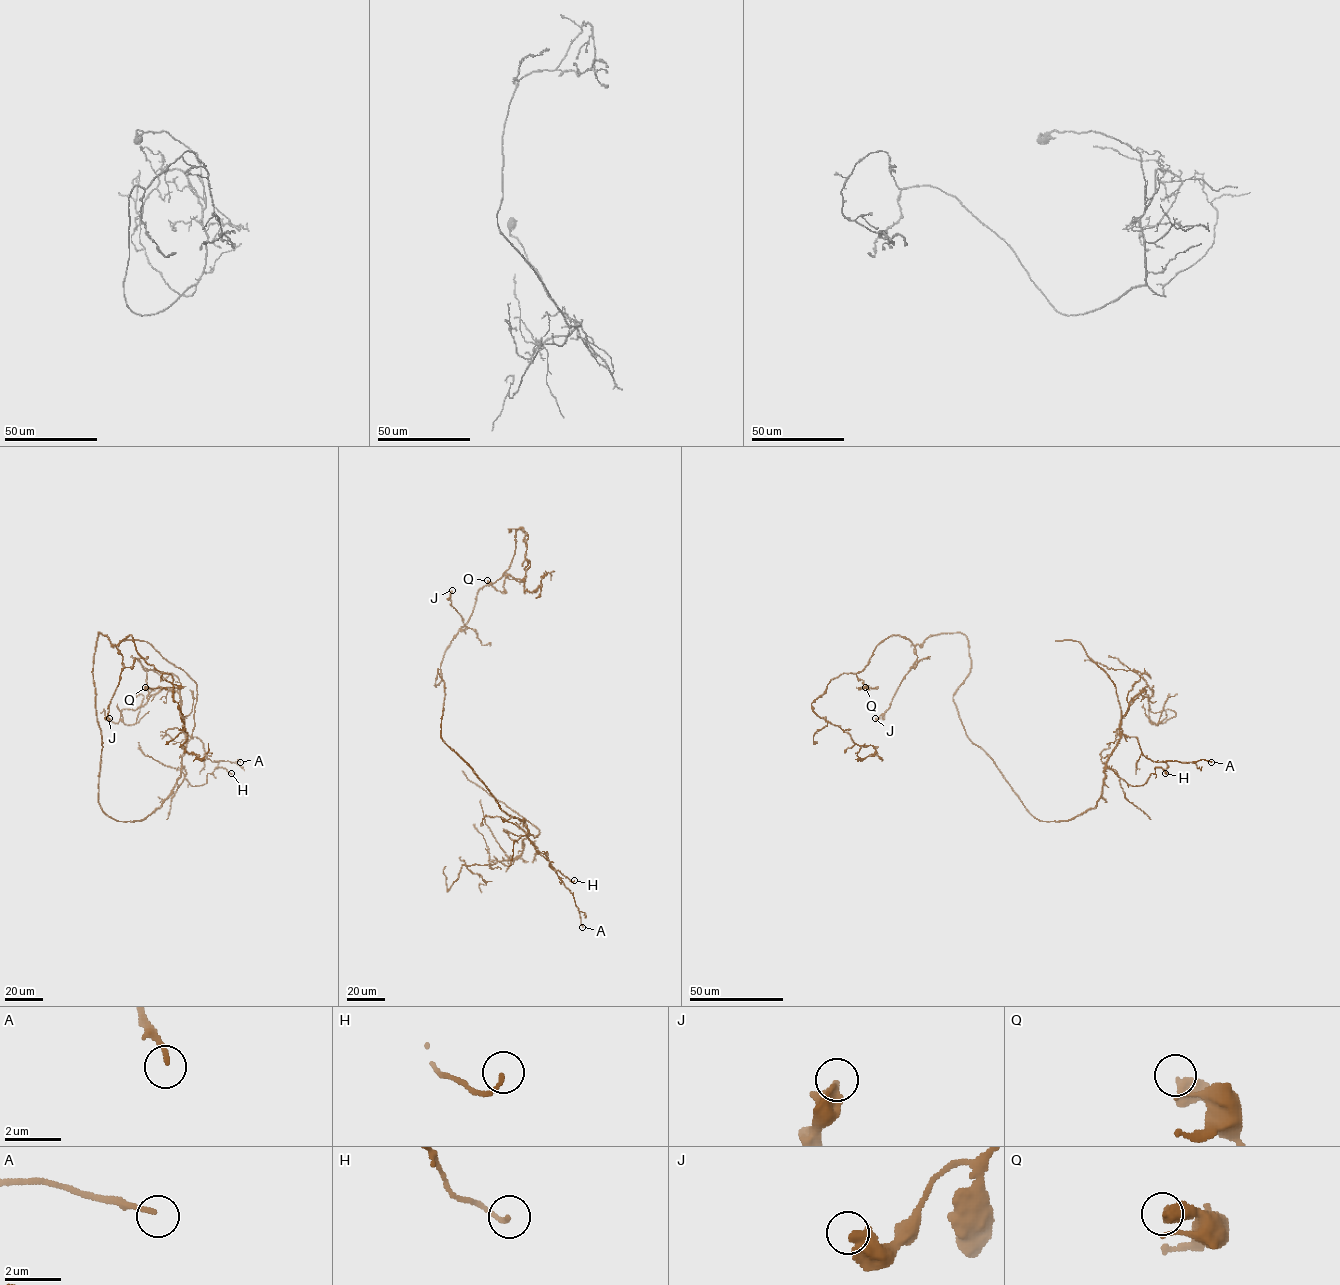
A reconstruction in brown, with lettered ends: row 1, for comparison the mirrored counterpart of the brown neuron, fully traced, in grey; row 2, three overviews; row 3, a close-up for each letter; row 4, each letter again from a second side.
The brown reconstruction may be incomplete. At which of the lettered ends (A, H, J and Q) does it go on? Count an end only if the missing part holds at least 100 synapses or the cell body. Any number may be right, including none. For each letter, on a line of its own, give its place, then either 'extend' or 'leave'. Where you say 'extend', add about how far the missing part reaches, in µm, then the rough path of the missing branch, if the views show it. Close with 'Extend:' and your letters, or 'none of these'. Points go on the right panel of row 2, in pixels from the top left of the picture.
A: at (1211, 762); leave
H: at (1165, 773); leave
J: at (875, 718); leave
Q: at (865, 687); leave
Extend: none of these

